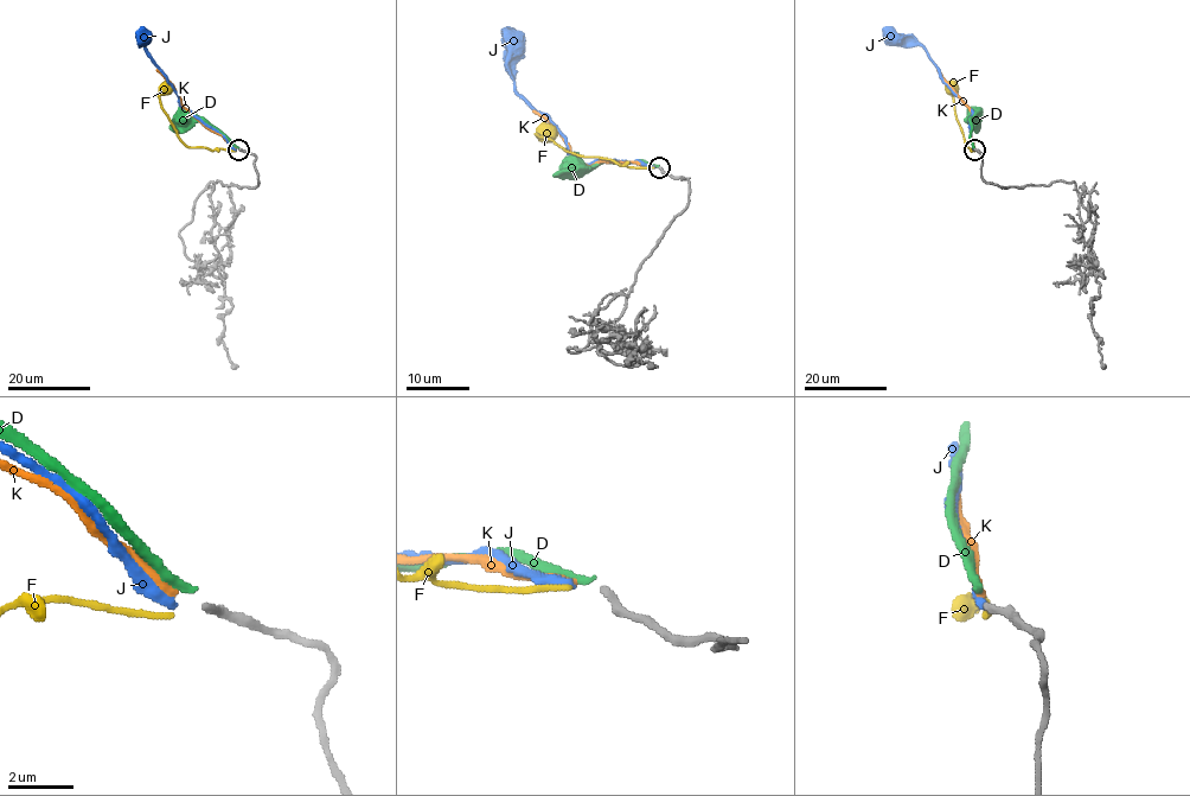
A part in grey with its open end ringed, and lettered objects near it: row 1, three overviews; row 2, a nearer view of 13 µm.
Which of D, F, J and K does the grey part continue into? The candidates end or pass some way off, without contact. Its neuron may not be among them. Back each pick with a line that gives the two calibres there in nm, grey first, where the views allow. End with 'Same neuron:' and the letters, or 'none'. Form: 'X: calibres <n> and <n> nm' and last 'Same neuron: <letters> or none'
J: calibres 240 and 280 nm
Same neuron: J

